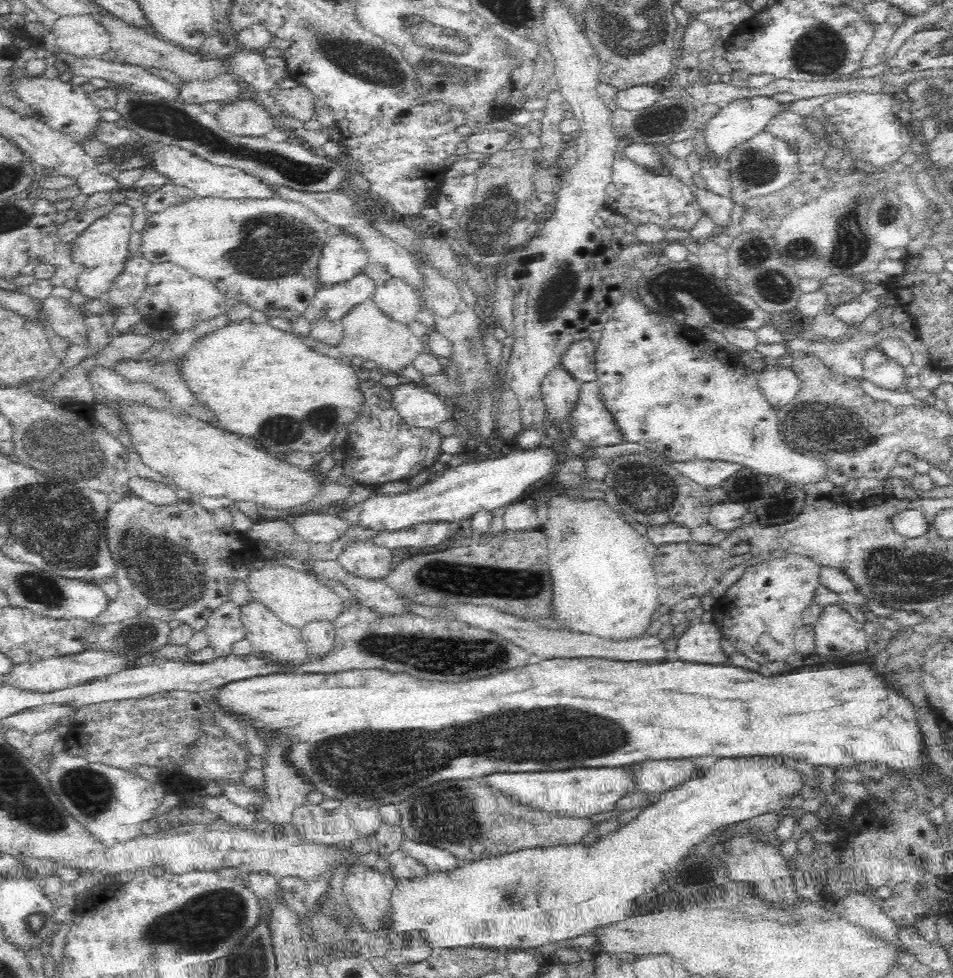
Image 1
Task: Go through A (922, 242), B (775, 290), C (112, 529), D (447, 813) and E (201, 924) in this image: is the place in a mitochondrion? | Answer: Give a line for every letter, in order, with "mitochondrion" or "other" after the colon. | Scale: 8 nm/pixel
A: other
B: mitochondrion
C: mitochondrion
D: mitochondrion
E: mitochondrion

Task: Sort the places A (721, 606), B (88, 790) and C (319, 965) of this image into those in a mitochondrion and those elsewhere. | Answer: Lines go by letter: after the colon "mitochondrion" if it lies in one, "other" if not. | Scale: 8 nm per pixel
A: other
B: mitochondrion
C: other

